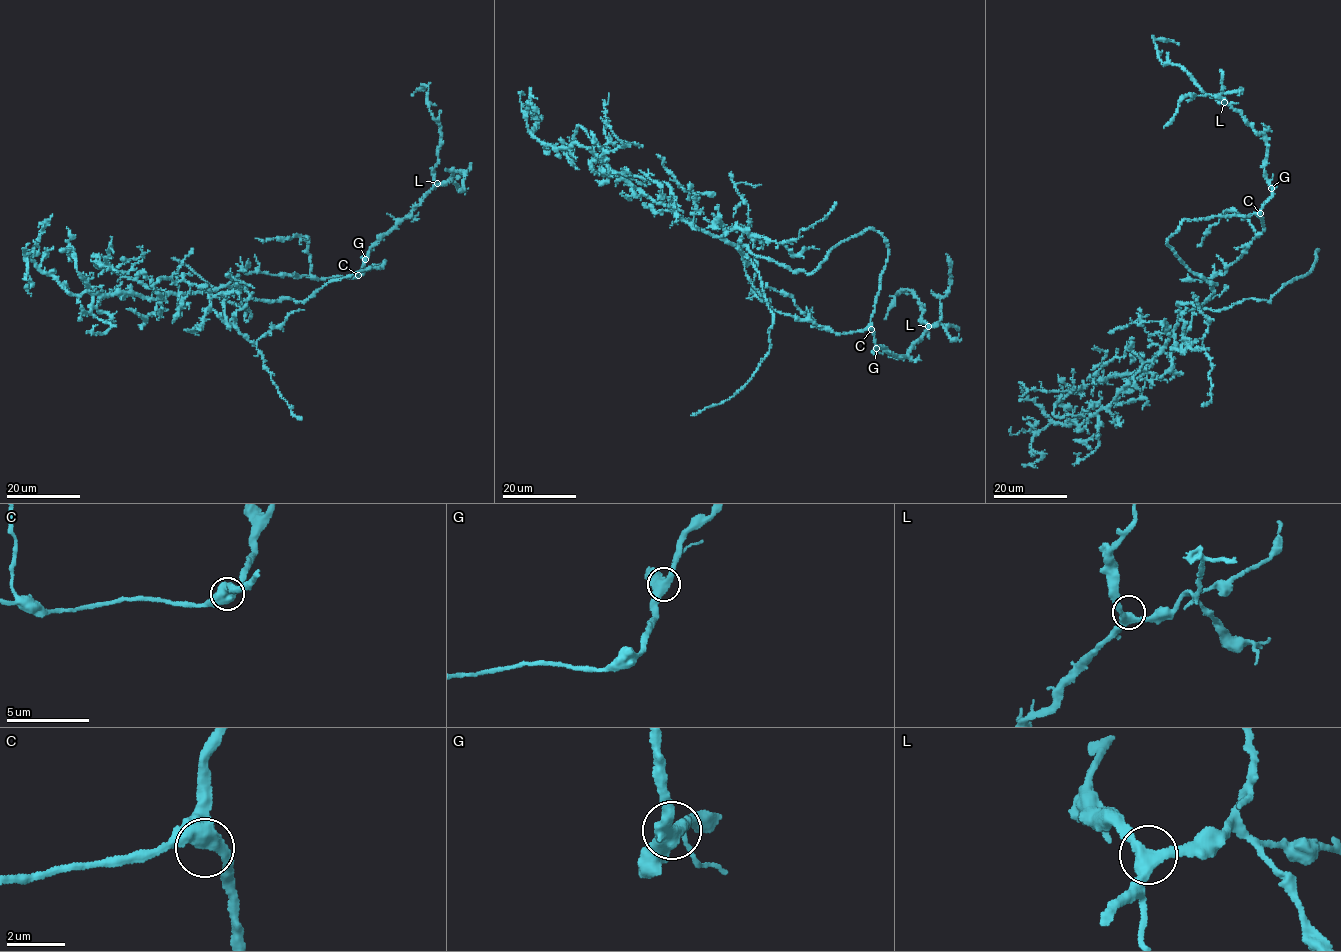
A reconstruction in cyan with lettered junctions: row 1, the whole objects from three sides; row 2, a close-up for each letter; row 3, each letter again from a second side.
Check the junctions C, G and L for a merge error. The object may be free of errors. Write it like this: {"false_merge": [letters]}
{"false_merge": []}

